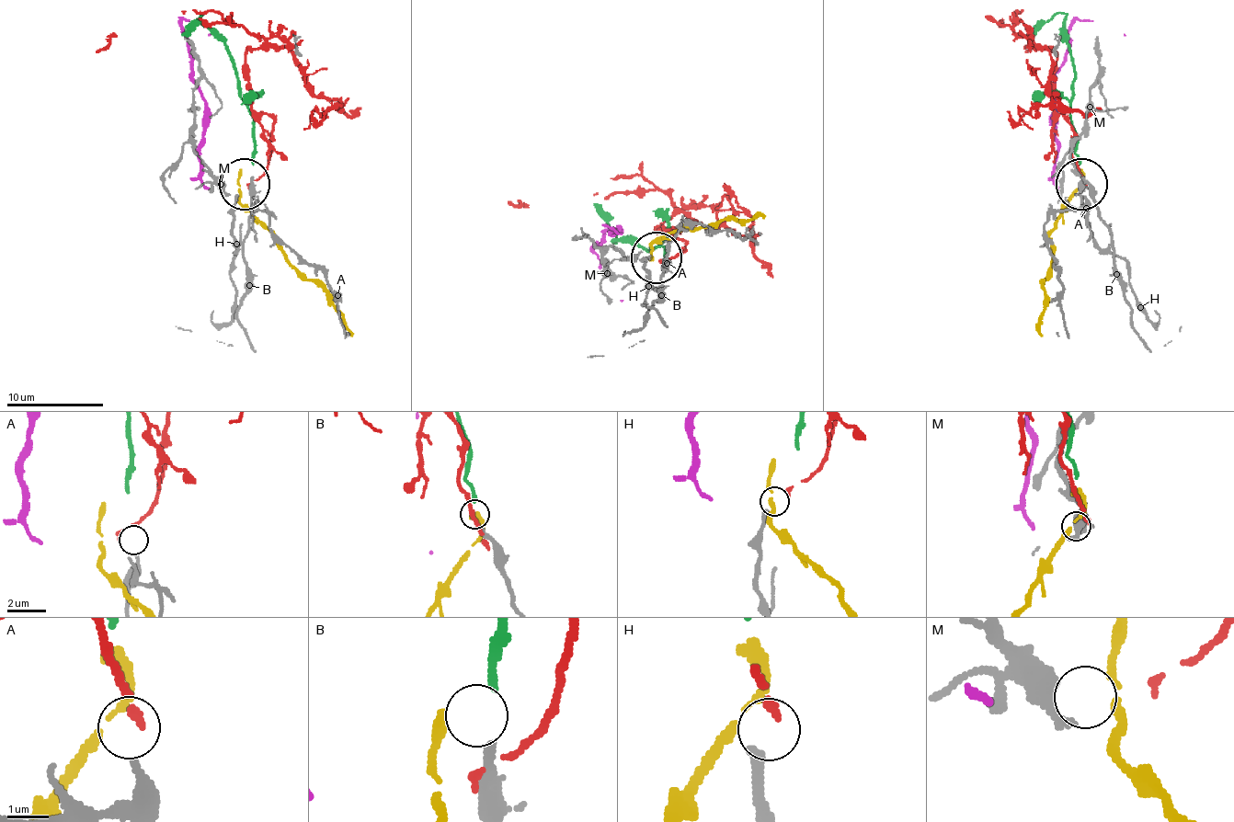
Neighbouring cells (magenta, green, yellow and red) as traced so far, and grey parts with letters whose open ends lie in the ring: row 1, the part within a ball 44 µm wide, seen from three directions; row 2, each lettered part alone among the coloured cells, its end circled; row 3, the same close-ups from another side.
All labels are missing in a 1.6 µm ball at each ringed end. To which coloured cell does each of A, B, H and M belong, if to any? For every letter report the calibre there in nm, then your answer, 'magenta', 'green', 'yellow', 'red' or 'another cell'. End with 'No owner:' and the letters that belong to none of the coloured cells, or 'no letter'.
A: 300 nm thick; another cell
B: 220 nm thick; green
H: 280 nm thick; red
M: 380 nm thick; yellow
No owner: A

